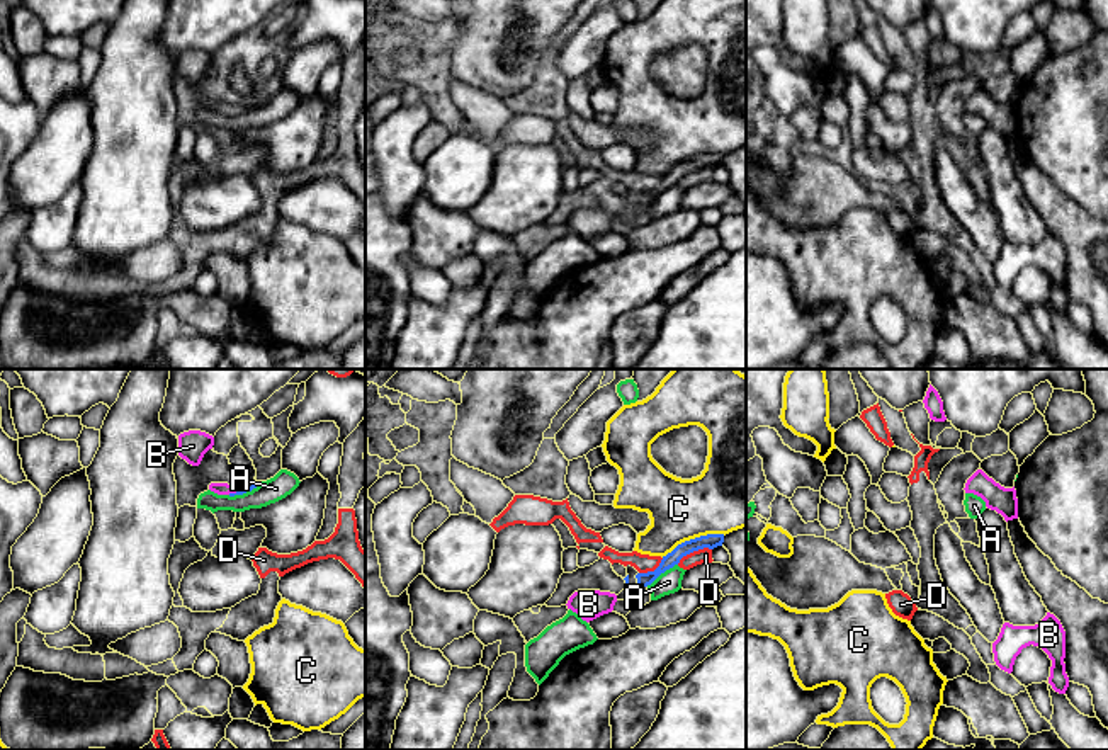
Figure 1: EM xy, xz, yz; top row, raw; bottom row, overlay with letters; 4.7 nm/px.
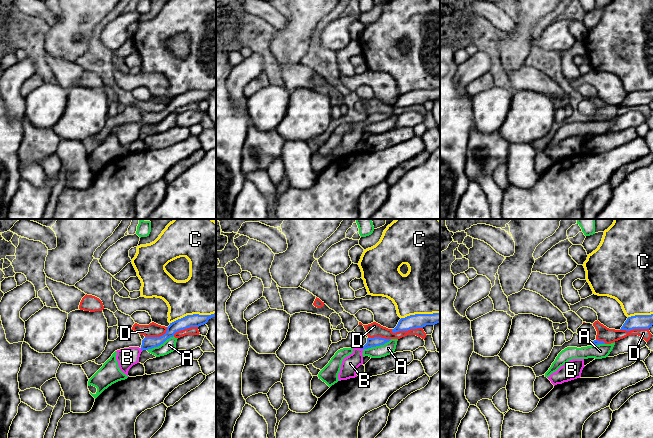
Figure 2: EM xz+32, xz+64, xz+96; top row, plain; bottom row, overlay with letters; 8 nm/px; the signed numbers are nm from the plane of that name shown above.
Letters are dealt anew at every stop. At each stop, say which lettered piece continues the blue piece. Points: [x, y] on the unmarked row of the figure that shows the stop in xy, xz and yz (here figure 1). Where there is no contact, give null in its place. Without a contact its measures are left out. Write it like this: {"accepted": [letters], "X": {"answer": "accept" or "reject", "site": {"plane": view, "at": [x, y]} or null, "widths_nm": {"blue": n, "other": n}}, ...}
{"accepted": ["B"], "A": {"answer": "reject", "site": {"plane": "xy", "at": [243, 111]}, "widths_nm": {"blue": 50, "other": 120}}, "B": {"answer": "accept", "site": {"plane": "xy", "at": [233, 113]}, "widths_nm": {"blue": 50, "other": 60}}, "C": {"answer": "reject", "site": {"plane": "xz", "at": [692, 159]}, "widths_nm": {"blue": 70, "other": 320}}, "D": {"answer": "reject", "site": {"plane": "xz", "at": [694, 169]}, "widths_nm": {"blue": 70, "other": 70}}}

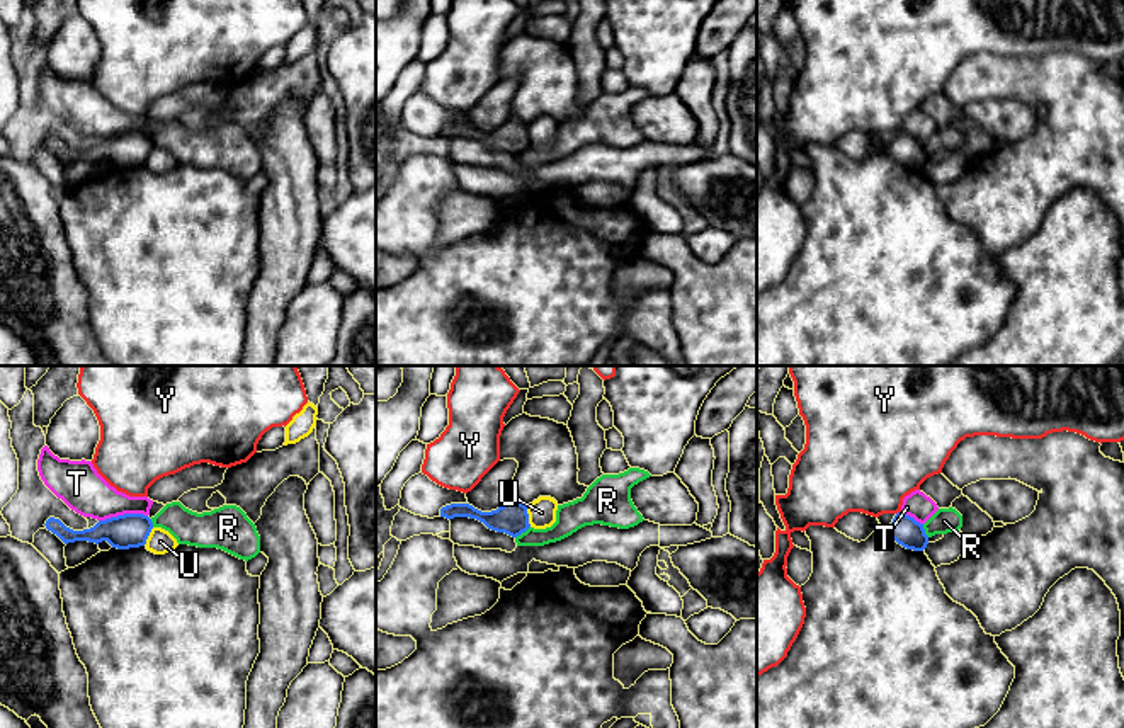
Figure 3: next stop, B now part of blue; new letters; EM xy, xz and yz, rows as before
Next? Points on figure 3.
{"accepted": [], "R": {"answer": "reject", "site": {"plane": "xz", "at": [522, 150]}, "widths_nm": {"blue": 150, "other": 140}}, "T": {"answer": "reject", "site": {"plane": "xy", "at": [124, 133]}, "widths_nm": {"blue": 160, "other": 220}}, "U": {"answer": "reject", "site": {"plane": "xz", "at": [527, 135]}, "widths_nm": {"blue": 150, "other": 130}}, "Y": {"answer": "reject", "site": {"plane": "yz", "at": [898, 131]}, "widths_nm": {"blue": 140, "other": 420}}}

